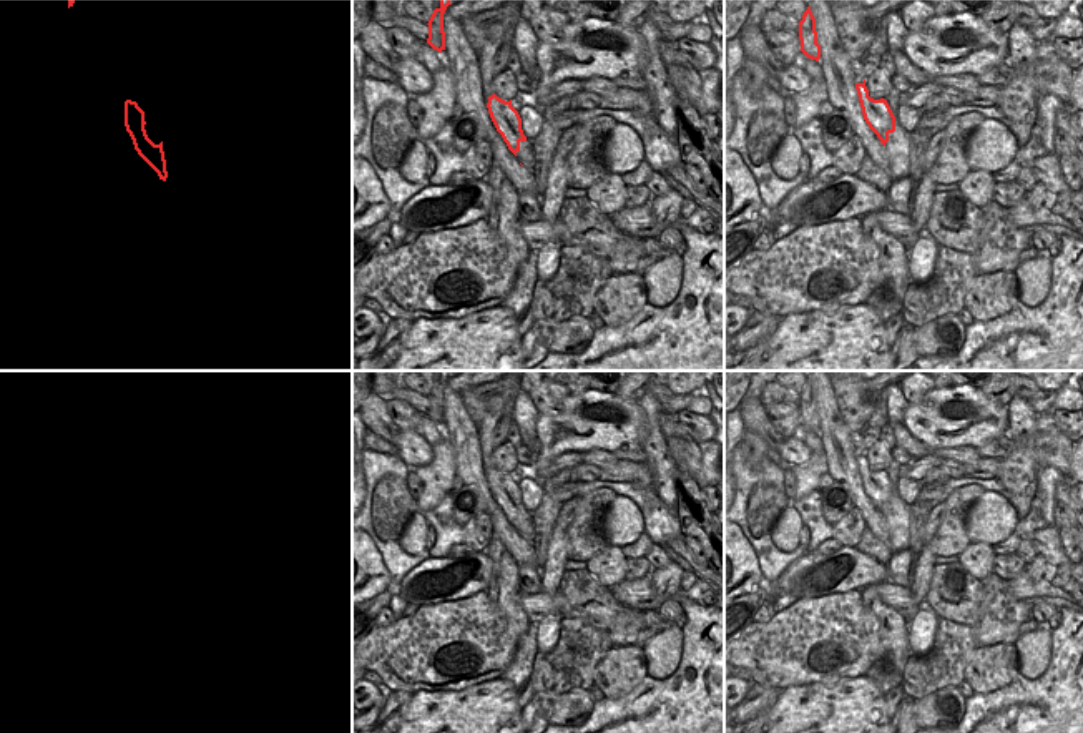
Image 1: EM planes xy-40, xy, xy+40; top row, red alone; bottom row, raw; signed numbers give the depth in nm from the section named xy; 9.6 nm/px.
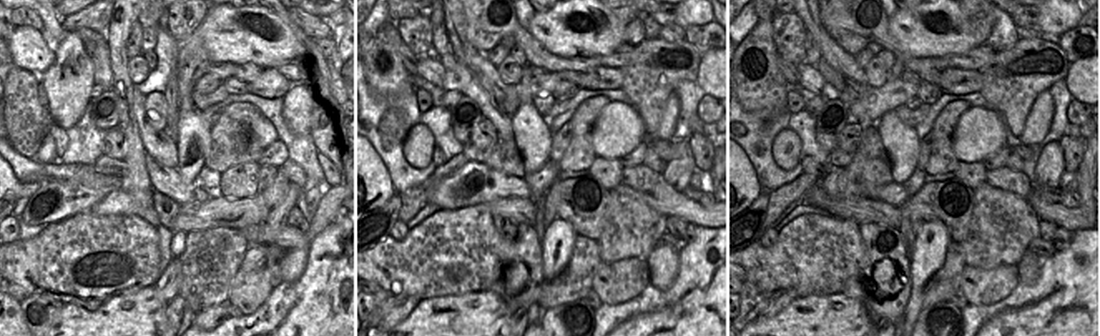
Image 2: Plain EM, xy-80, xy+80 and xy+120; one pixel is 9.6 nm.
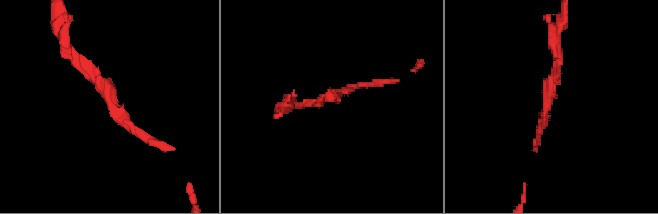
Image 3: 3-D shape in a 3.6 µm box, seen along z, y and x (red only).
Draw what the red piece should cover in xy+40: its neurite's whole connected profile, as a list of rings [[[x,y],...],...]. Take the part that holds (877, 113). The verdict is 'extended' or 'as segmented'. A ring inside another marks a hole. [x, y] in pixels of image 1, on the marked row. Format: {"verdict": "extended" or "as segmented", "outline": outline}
{"verdict": "as segmented", "outline": [[[865,80],[862,83],[855,83],[855,90],[859,95],[865,123],[877,135],[880,143],[885,146],[885,143],[889,141],[889,135],[895,131],[895,116],[887,100],[870,98],[869,90],[865,86]]]}

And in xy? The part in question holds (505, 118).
{"verdict": "as segmented", "outline": [[[493,93],[488,96],[487,108],[497,131],[502,135],[508,150],[517,156],[520,151],[520,143],[527,141],[527,136],[522,130],[522,118],[512,106],[512,100],[505,101]]]}

